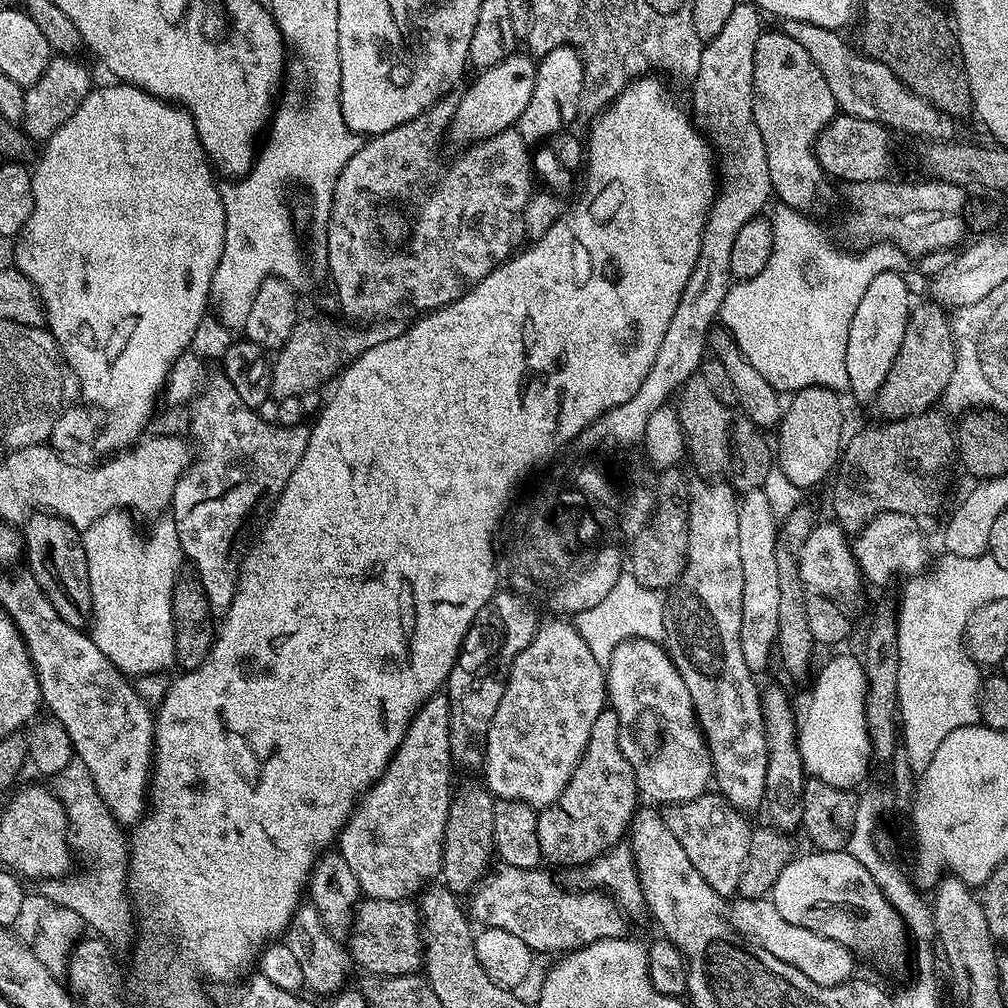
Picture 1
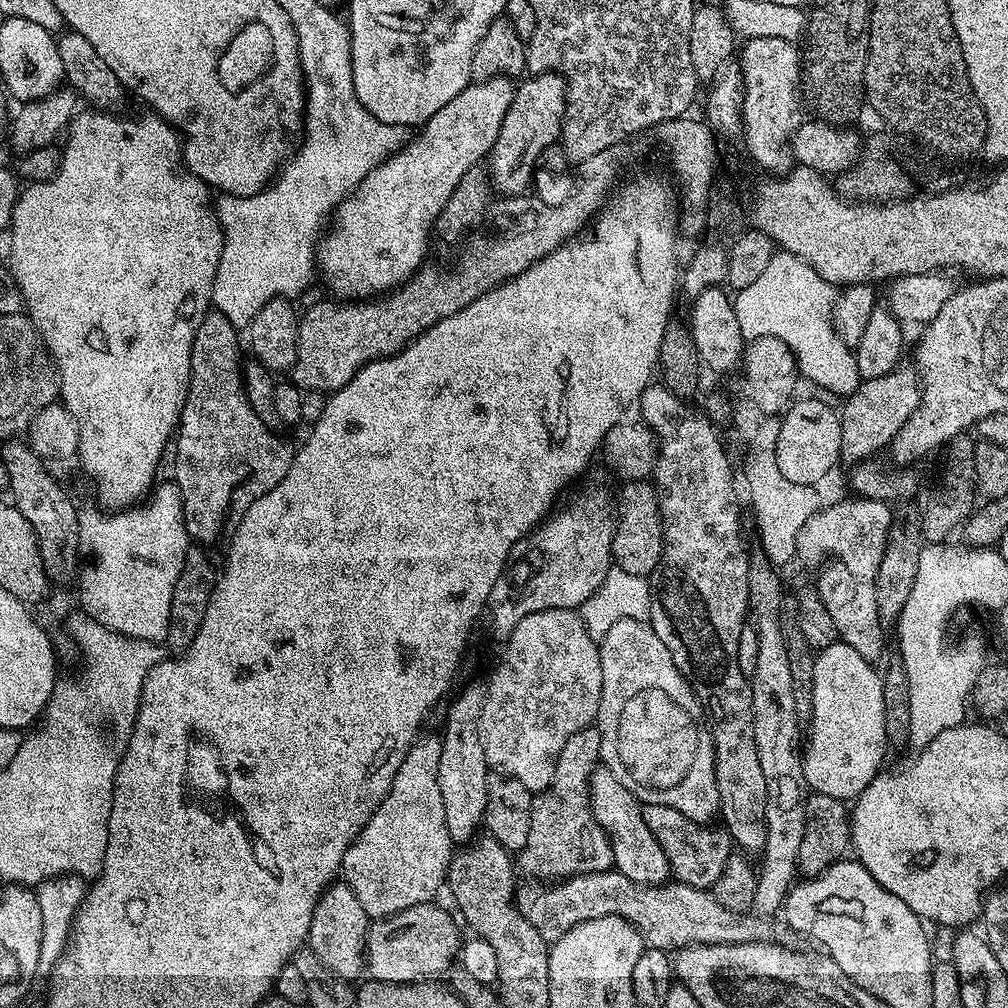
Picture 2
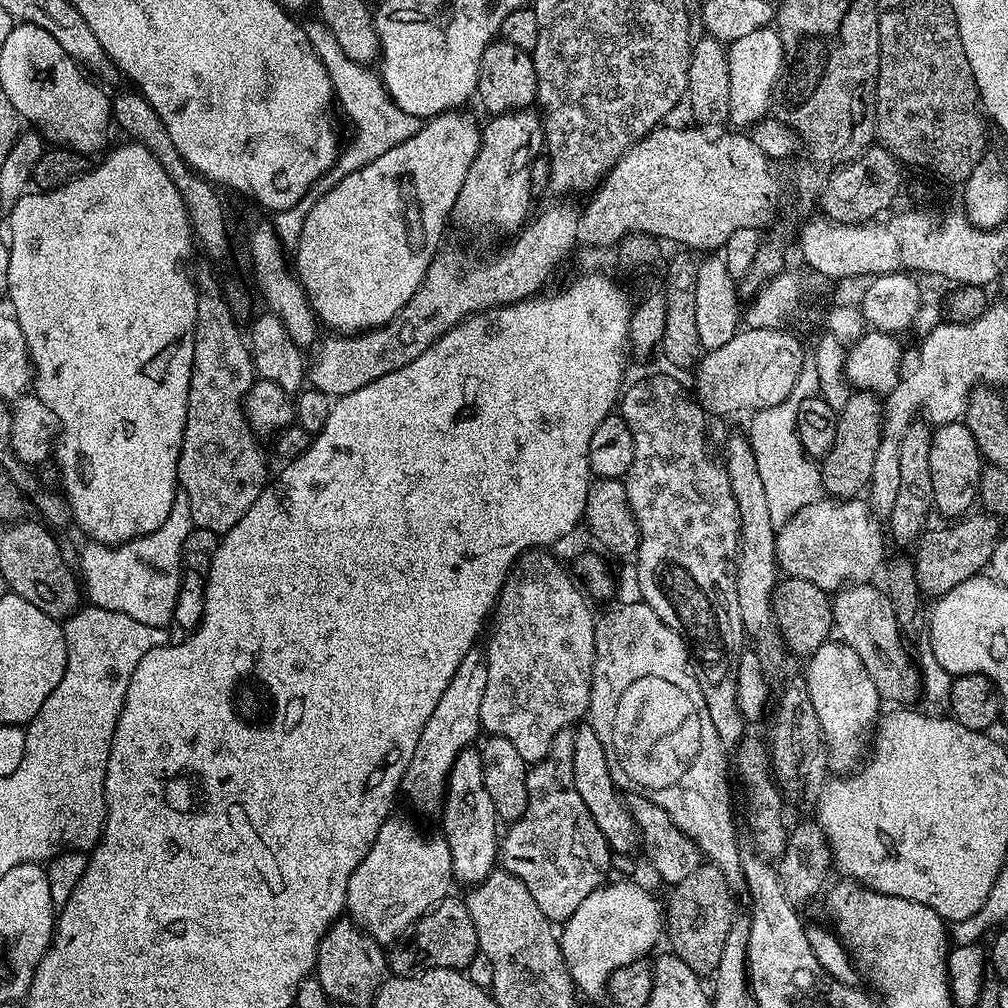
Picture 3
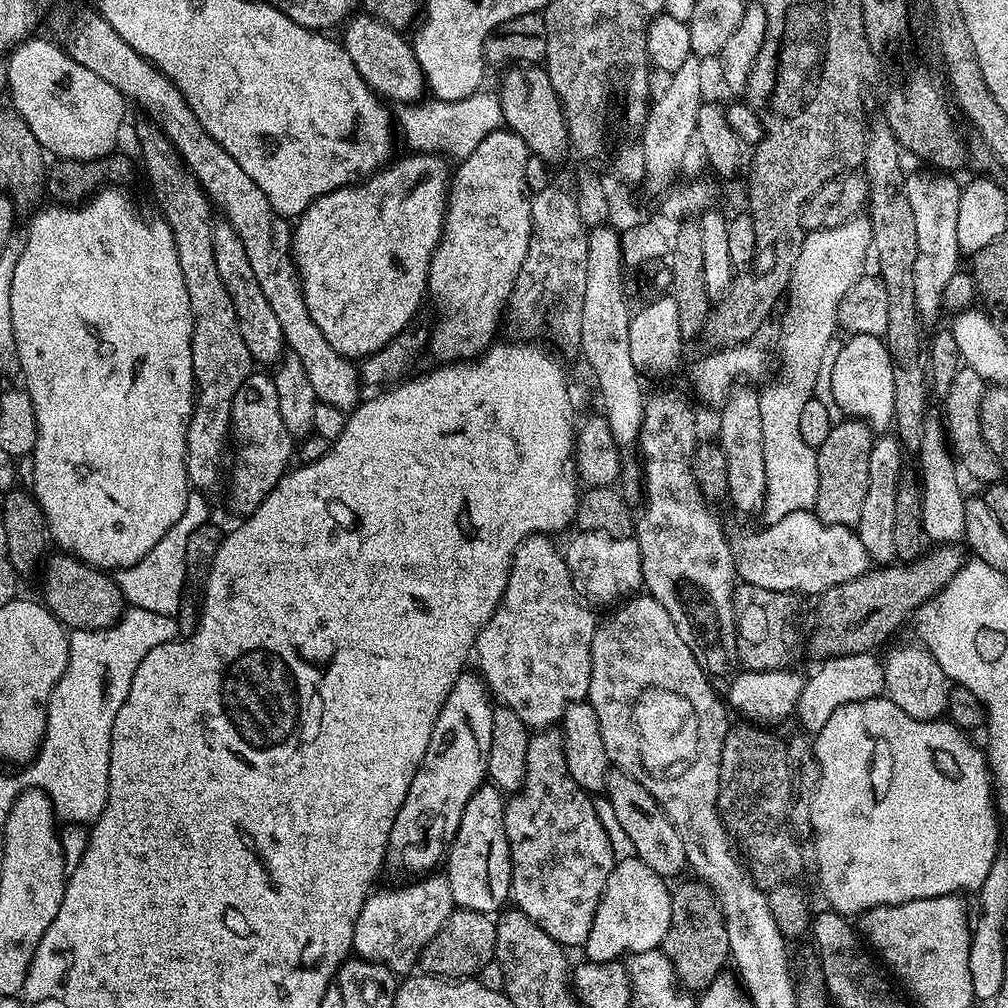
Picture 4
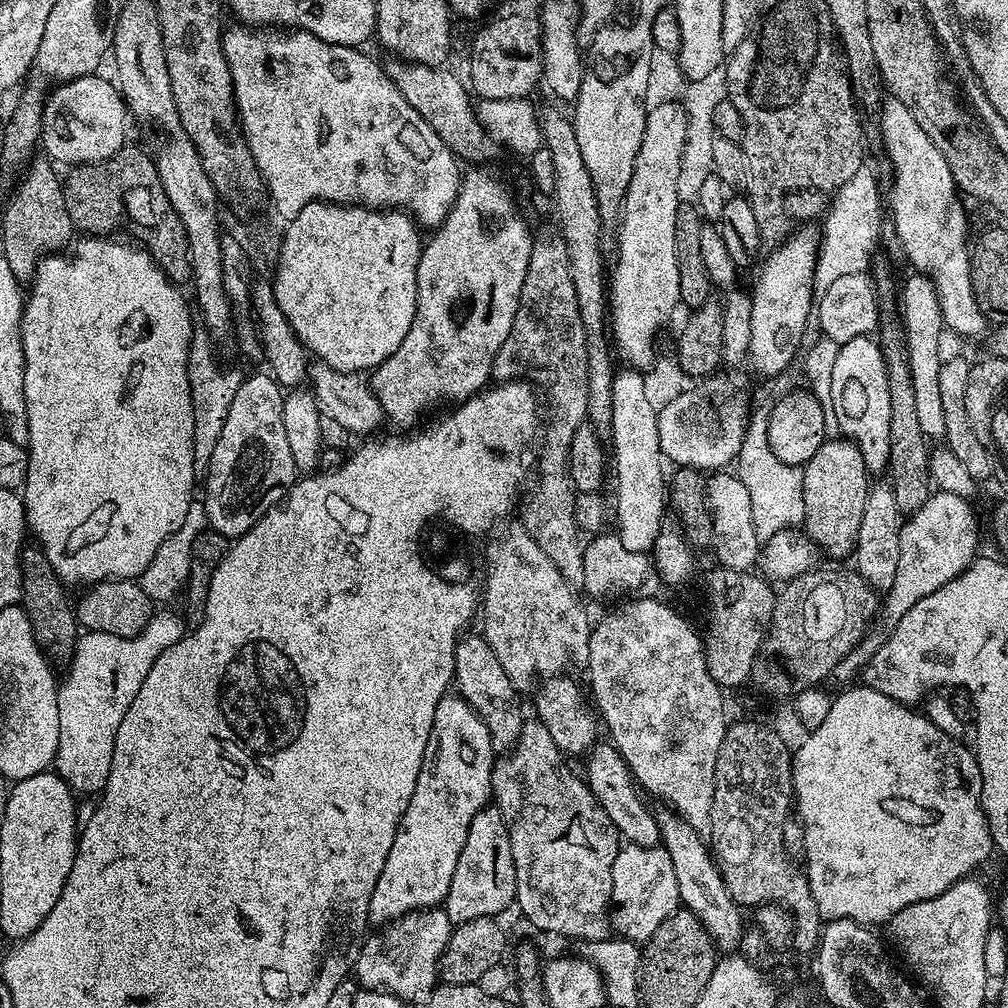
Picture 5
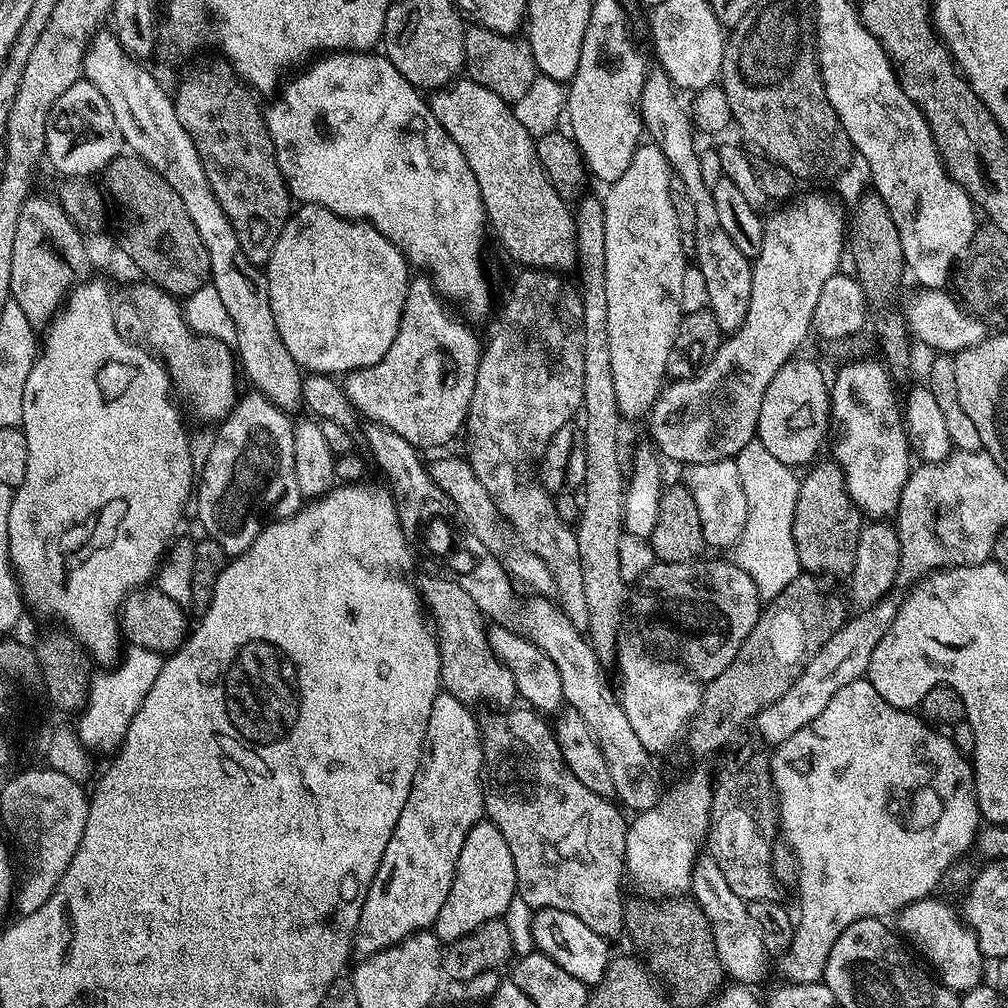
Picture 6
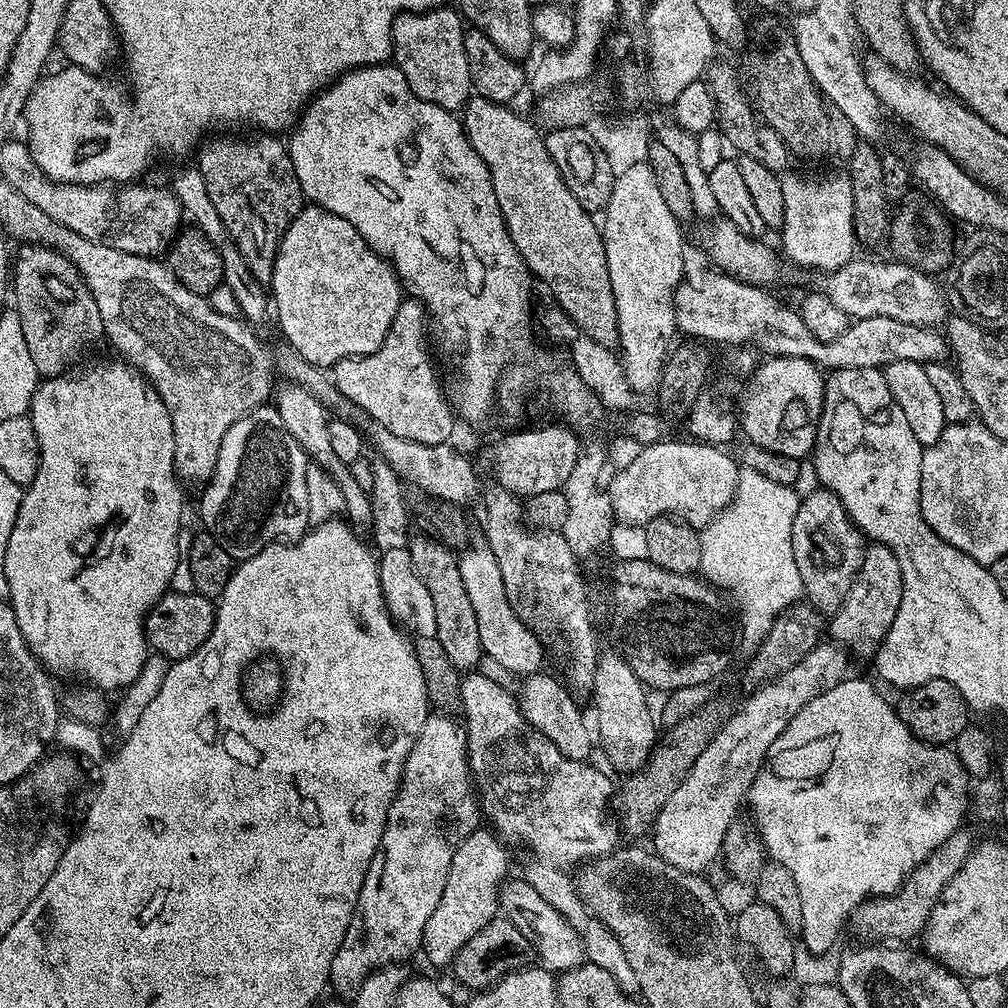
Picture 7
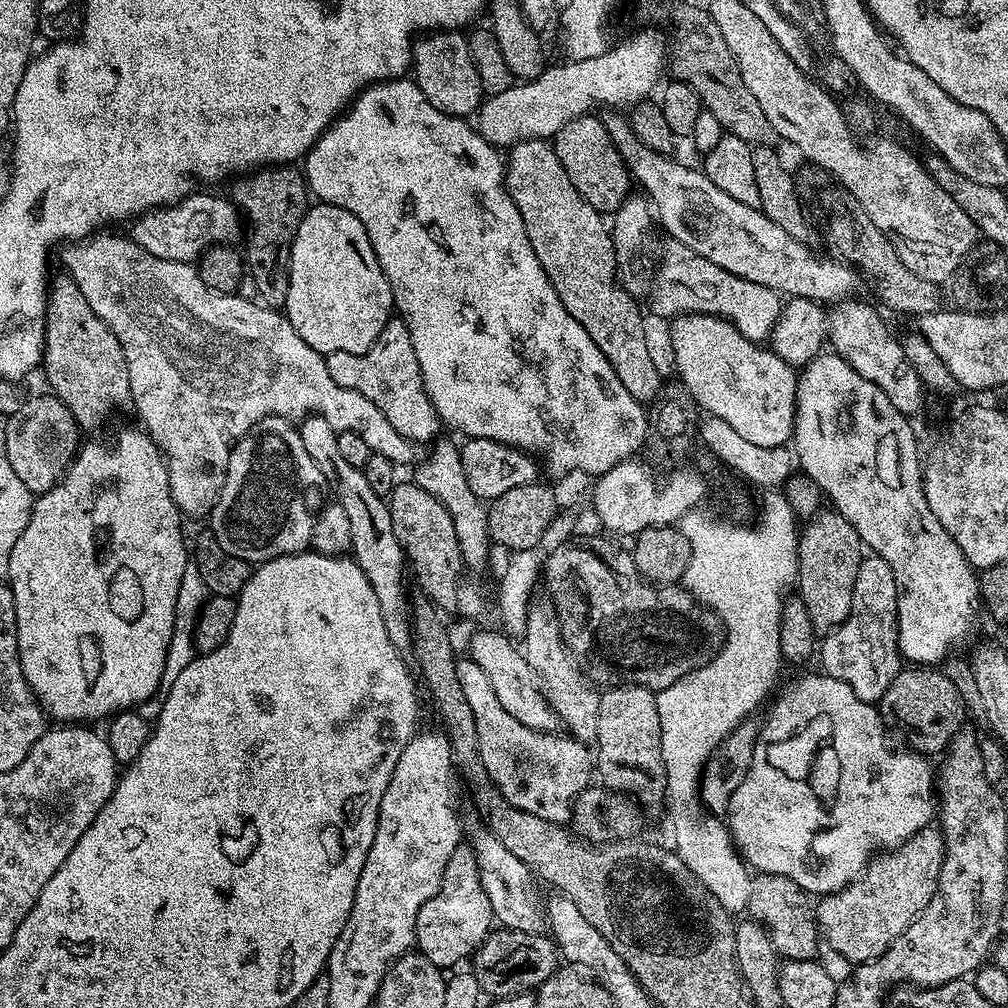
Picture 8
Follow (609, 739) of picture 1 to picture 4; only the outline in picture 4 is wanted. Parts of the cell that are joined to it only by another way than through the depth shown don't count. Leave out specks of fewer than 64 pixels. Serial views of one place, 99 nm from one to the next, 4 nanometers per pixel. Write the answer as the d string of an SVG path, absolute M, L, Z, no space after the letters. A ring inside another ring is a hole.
M553 726L536 730L529 735L526 750L526 774L519 792L509 795L504 806L506 838L512 855L512 890L510 900L550 938L562 946L583 946L590 934L600 895L612 873L614 855L612 840L592 805L593 797L570 778L564 753L564 733Z

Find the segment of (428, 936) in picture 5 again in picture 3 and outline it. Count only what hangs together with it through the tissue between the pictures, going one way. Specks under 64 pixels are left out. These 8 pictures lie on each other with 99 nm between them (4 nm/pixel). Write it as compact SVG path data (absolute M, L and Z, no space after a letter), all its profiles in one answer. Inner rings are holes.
M393 814L382 830L378 830L378 838L374 838L366 858L358 862L358 870L350 876L346 908L351 919L380 945L392 946L420 917L432 911L449 895L451 884L454 884L454 877L450 846L443 835L427 836L410 821Z

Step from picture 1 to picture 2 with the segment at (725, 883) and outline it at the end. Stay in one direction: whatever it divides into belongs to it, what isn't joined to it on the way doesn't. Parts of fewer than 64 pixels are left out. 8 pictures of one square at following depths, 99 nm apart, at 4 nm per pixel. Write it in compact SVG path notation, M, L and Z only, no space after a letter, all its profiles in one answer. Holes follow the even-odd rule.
M645 804L643 810L650 834L658 838L658 846L662 846L666 854L671 875L686 886L711 889L718 882L722 870L726 870L728 859L734 855L732 837L727 831L720 826L705 826L694 822L686 818L686 814L670 810L670 806Z

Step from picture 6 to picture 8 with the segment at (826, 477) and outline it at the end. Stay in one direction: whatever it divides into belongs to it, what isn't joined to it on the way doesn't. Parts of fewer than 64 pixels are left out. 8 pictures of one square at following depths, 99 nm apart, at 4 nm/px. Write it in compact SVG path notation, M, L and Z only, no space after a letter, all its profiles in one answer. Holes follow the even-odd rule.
M820 510L799 529L796 541L796 571L798 573L799 600L810 614L812 629L817 634L827 634L838 627L850 614L854 582L858 578L860 562L866 552L861 540L846 522L840 511Z

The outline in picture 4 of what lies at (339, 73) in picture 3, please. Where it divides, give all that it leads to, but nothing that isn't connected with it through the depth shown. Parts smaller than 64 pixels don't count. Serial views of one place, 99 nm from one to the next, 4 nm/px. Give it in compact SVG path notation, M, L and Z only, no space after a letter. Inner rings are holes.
M477 90L474 94L470 94L461 100L438 100L432 98L429 99L429 104L413 102L399 105L395 109L397 112L394 112L394 120L398 125L399 135L400 132L404 135L404 140L412 147L409 149L413 153L431 152L433 154L443 154L445 157L451 158L456 162L465 160L467 156L474 154L474 150L478 146L478 142L482 142L482 138L486 138L492 132L497 131L502 124L499 95L495 91L484 91Z

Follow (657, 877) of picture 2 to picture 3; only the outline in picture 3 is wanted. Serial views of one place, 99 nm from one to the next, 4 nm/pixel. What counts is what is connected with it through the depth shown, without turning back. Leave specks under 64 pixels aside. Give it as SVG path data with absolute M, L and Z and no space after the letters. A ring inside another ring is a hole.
M591 726L577 727L574 734L574 790L578 790L582 802L586 802L586 810L590 810L598 830L602 830L613 853L632 852L635 848L637 851L641 843L640 831L636 829L634 818L628 812L621 789L616 787L610 774L610 766L606 766L606 750L602 750L602 742Z

